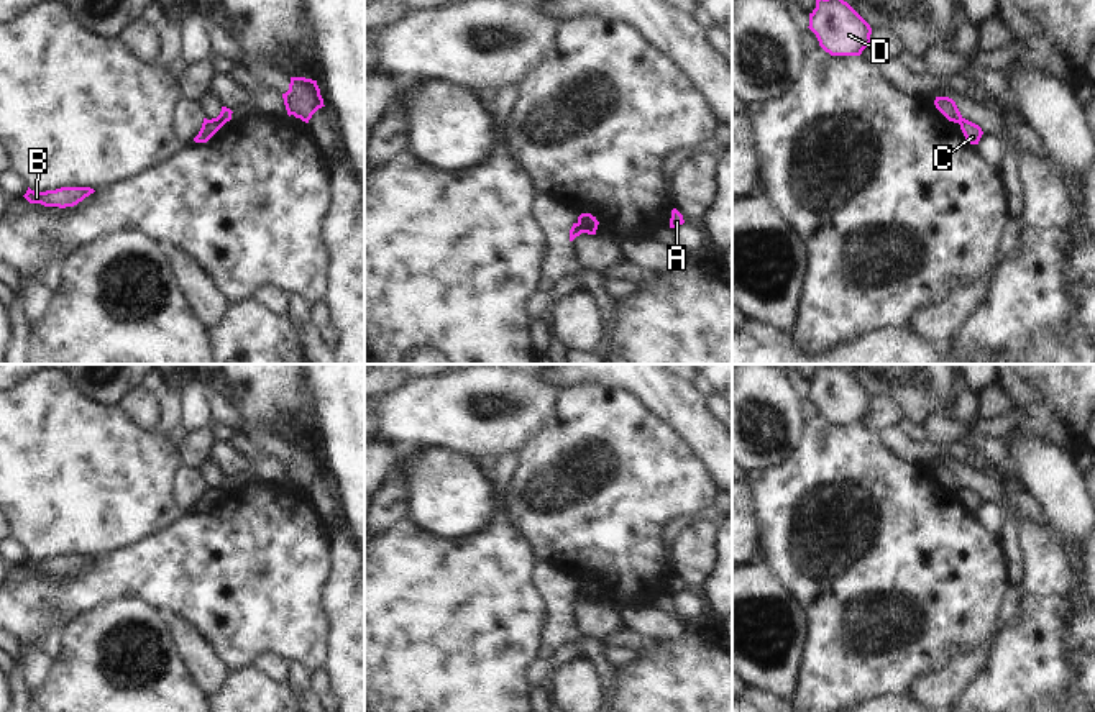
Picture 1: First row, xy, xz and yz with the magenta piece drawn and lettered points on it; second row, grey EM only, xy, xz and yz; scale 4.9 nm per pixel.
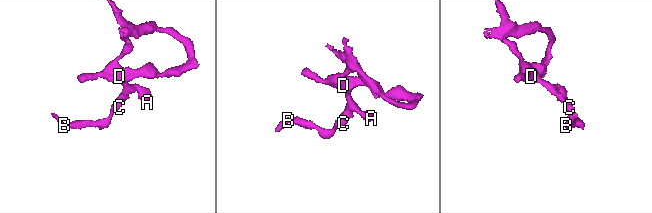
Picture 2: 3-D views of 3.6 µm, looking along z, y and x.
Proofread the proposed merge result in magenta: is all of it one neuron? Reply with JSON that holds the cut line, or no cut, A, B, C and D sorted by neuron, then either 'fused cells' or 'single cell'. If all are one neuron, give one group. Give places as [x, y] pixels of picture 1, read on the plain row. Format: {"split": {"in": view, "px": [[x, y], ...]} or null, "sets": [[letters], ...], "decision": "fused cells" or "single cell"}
{"split": {"in": "xz", "px": [[578, 589], [595, 597]]}, "sets": [["A", "D"], ["B", "C"]], "decision": "fused cells"}

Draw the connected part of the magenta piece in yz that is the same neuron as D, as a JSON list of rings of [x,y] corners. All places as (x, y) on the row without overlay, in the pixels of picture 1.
[[[818,364],[808,395],[831,423],[860,423],[872,410],[870,392],[841,364]]]

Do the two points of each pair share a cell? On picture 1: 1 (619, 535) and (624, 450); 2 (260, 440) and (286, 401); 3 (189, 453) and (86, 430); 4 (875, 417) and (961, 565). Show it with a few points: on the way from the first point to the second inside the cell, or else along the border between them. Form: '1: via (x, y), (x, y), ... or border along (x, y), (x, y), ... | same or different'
1: via (619, 514), (619, 479), (623, 471) | same
2: border along (235, 407), (247, 420), (261, 424), (291, 443) | different
3: border along (173, 443), (183, 463) | different
4: border along (861, 422), (880, 430) | different

